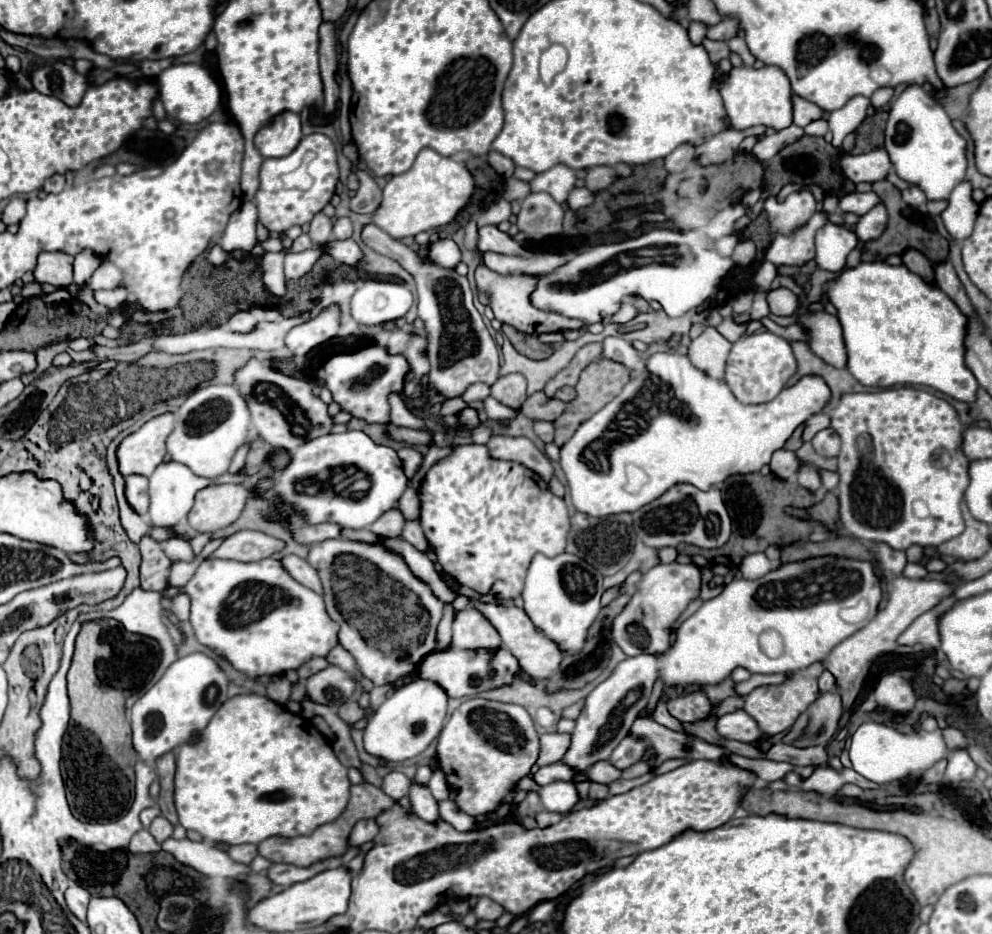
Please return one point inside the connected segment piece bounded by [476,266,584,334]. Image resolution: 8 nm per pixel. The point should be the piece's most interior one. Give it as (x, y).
(509, 295)

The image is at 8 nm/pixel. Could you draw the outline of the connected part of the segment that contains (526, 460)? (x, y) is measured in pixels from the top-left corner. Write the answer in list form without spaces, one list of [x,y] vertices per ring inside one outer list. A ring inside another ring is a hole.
[[[492,436],[486,444],[490,458],[494,460],[512,460],[518,462],[538,476],[542,476],[546,482],[552,478],[554,468],[550,460],[540,452],[528,438],[510,438],[510,436]]]

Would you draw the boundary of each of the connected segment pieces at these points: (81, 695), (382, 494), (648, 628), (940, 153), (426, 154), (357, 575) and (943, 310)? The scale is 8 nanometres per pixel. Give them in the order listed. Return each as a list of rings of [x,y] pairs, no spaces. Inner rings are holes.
[[[90,620],[80,628],[68,670],[70,722],[74,732],[94,738],[64,738],[62,778],[72,814],[82,822],[114,820],[124,816],[132,806],[136,750],[132,746],[132,730],[126,722],[124,704],[134,694],[134,680],[138,692],[154,676],[156,662],[160,662],[158,644],[150,638],[126,634],[116,620]]]
[[[364,432],[326,434],[292,452],[290,464],[276,478],[274,492],[306,524],[334,522],[342,528],[368,528],[386,510],[394,508],[406,490],[406,476],[396,452],[374,444]]]
[[[658,564],[642,574],[636,588],[632,600],[612,622],[612,642],[630,658],[640,654],[660,656],[670,648],[670,626],[680,618],[688,604],[700,596],[700,570],[694,564]]]
[[[910,84],[890,108],[884,148],[894,162],[896,174],[924,190],[928,200],[946,200],[966,174],[966,140],[954,130],[936,98],[918,84]]]
[[[424,148],[414,166],[398,176],[392,176],[382,190],[382,202],[372,214],[372,222],[392,238],[416,236],[418,232],[444,226],[468,204],[474,192],[474,180],[468,168],[454,158],[440,156],[432,148]]]
[[[338,538],[314,544],[308,562],[318,570],[324,586],[324,602],[332,620],[340,624],[338,640],[354,656],[358,672],[374,686],[394,684],[402,676],[412,674],[426,654],[436,650],[436,628],[442,620],[444,602],[434,596],[428,584],[416,578],[400,554],[390,552],[382,544],[366,544]]]
[[[860,262],[824,284],[826,298],[838,310],[838,320],[844,330],[844,344],[848,350],[848,372],[868,388],[892,386],[930,386],[956,400],[972,402],[976,398],[976,378],[964,364],[964,334],[966,316],[938,286],[930,286],[912,274],[906,266],[892,266],[886,262]]]

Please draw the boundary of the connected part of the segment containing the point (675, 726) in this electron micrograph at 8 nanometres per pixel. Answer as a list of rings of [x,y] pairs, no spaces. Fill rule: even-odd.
[[[661,699],[651,717],[657,721],[659,724],[672,729],[674,731],[683,731],[683,724],[680,724],[676,718],[672,717],[666,706],[666,702]]]

